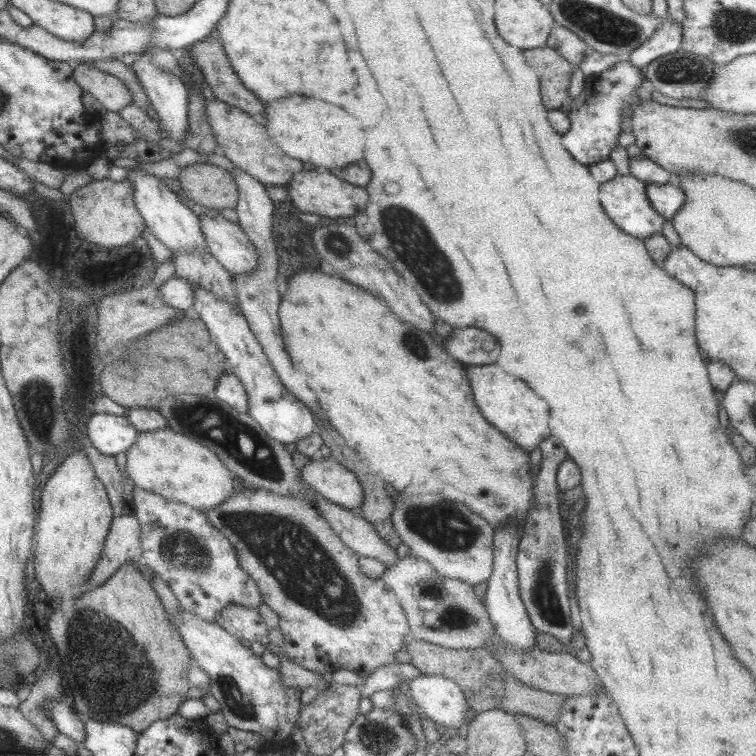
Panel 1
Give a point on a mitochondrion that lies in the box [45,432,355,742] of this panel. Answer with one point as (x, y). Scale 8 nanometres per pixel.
(107, 662)

